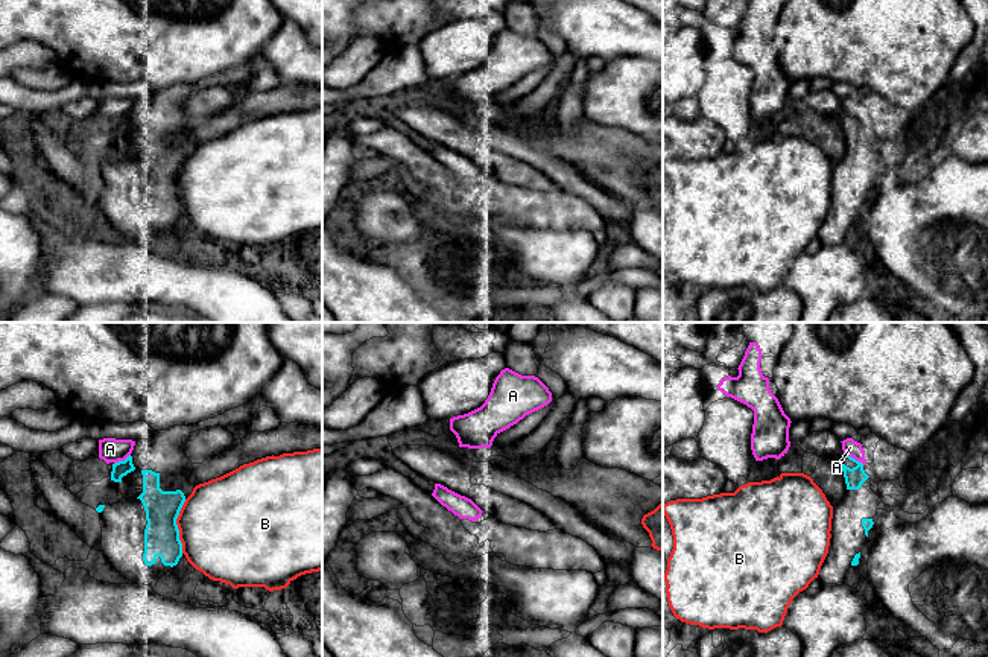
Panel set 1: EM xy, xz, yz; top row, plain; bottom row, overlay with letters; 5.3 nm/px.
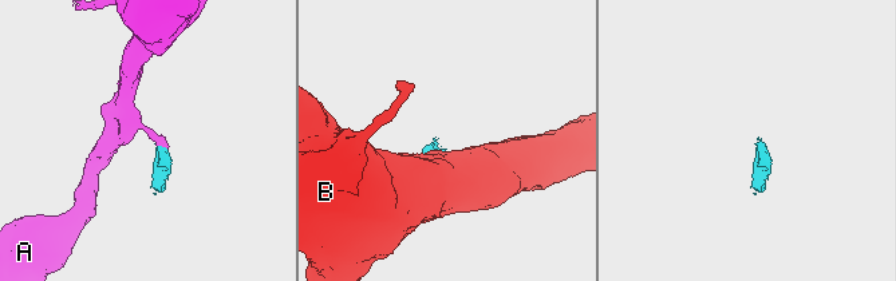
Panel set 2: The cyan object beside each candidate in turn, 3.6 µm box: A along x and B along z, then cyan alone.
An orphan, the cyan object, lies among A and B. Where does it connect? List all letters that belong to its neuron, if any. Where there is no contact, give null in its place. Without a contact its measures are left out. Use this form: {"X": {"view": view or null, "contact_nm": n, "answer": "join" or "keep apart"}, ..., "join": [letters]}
{"A": {"view": "yz", "contact_nm": 110, "answer": "keep apart"}, "B": {"view": "xy", "contact_nm": 280, "answer": "keep apart"}, "join": []}

